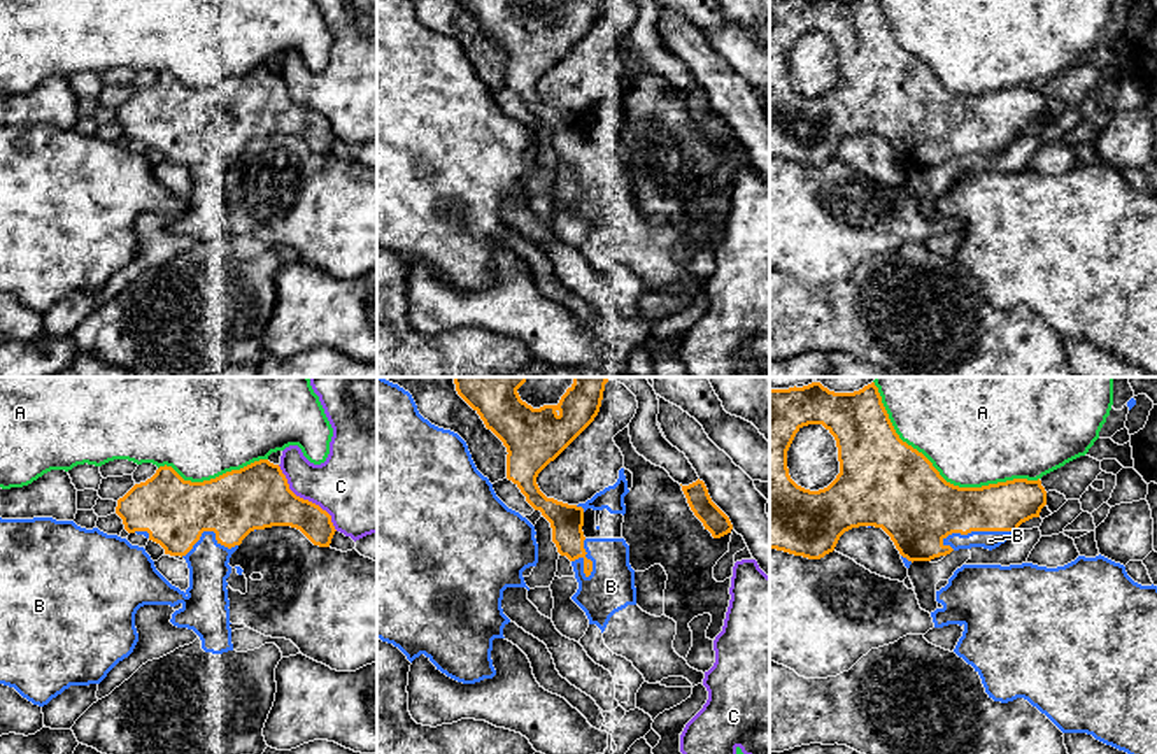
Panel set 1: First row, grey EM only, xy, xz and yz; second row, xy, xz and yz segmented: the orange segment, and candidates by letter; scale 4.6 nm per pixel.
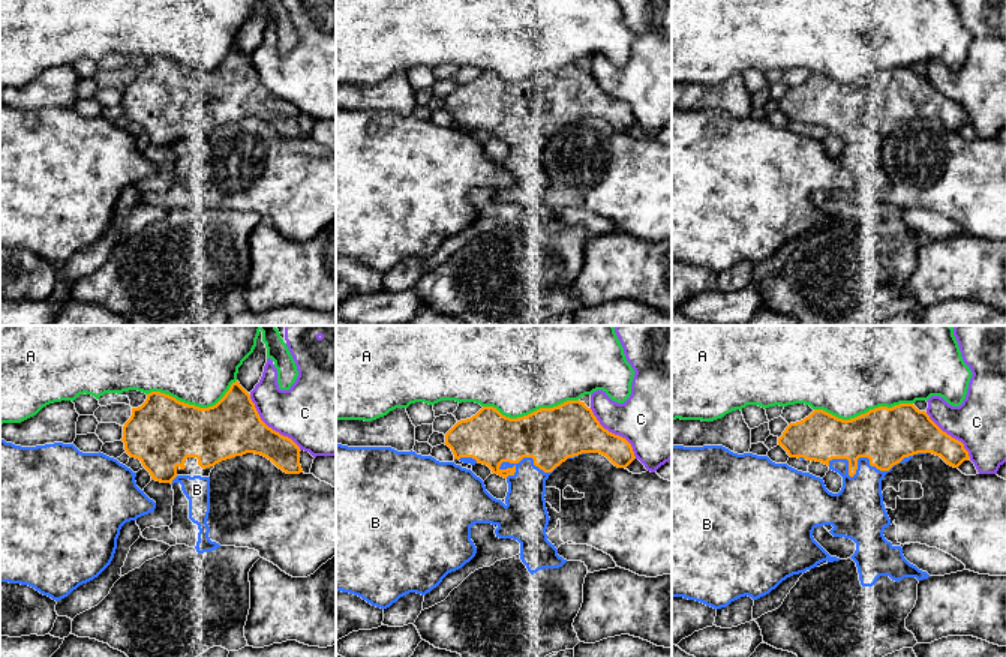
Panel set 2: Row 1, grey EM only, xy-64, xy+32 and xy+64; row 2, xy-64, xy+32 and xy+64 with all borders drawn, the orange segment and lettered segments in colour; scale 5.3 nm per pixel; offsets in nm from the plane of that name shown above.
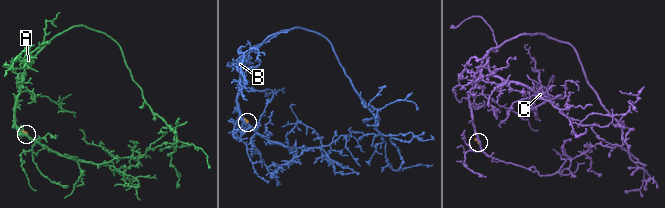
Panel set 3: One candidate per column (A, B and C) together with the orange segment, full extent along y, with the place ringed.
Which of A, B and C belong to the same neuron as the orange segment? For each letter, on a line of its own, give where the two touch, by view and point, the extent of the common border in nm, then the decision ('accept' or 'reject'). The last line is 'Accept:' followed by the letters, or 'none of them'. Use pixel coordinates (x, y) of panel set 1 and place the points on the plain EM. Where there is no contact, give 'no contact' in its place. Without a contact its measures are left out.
A: meets orange in yz at (945, 88); contact 850 nm long; reject
B: meets orange in yz at (975, 137); contact 340 nm long; reject
C: meets orange in xy at (305, 107); contact 400 nm long; reject
Accept: none of them

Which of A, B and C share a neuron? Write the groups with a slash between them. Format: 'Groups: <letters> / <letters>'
Groups: A / B / C

